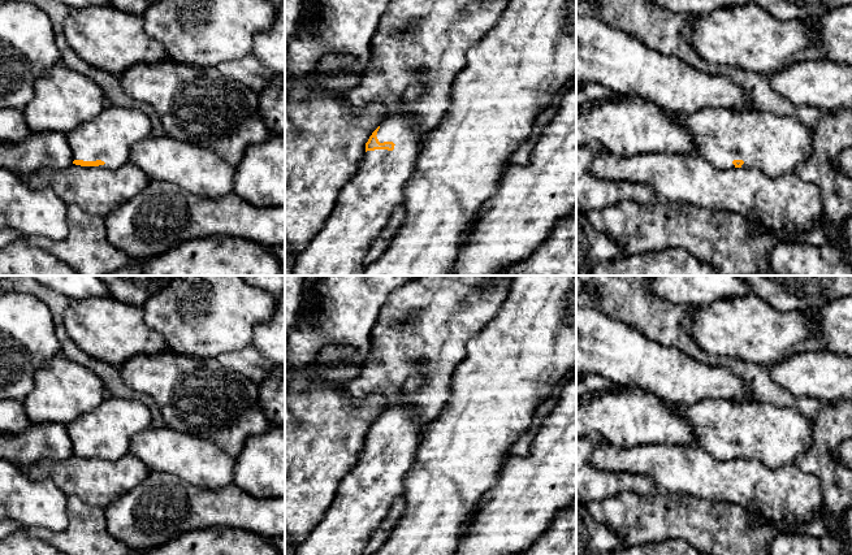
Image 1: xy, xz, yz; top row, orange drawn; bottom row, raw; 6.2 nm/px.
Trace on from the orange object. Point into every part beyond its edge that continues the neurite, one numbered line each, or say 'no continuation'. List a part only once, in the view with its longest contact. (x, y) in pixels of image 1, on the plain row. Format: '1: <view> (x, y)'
1: xz (364, 495)

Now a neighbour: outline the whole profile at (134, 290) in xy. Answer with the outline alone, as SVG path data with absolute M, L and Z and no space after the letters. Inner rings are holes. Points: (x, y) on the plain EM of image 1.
M99 276L108 296L129 305L142 308L153 295L160 292L176 276Z

